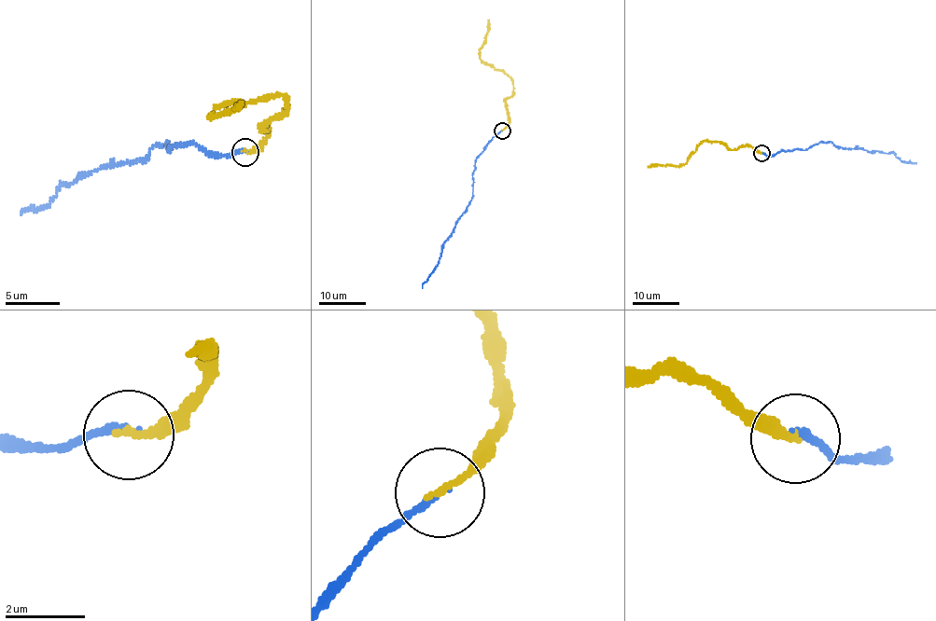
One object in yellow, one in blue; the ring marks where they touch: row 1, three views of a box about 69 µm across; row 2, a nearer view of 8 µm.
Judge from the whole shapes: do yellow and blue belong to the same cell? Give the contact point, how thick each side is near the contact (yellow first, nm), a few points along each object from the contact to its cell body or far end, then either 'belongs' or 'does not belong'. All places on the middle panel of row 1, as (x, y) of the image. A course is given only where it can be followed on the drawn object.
at (502, 131); 190 nm thick on the yellow side, 170 nm on the other; yellow runs (501, 131), (509, 122), (506, 100), (512, 95), (513, 81), (480, 58), (489, 20); blue runs (501, 131), (476, 159), (470, 204), (443, 243), (438, 264), (422, 288); does not belong

